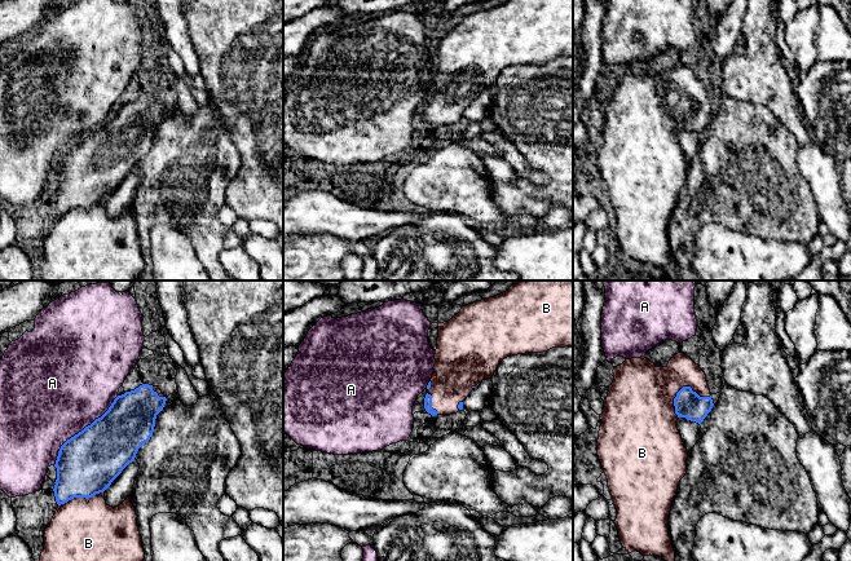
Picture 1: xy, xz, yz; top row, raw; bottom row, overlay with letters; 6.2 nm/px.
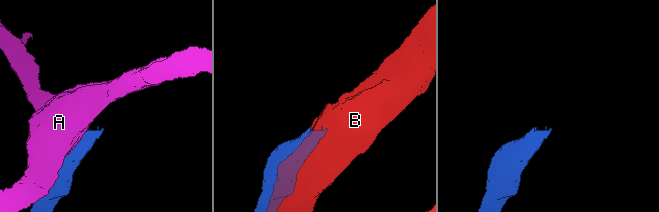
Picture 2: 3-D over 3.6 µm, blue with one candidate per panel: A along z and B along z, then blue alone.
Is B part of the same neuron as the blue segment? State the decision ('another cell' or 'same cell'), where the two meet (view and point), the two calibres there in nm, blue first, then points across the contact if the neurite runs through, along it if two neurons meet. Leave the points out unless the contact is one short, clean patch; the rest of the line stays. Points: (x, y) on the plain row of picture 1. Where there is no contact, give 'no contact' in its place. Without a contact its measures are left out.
same cell | yz (683, 97) | 170/380 nm

